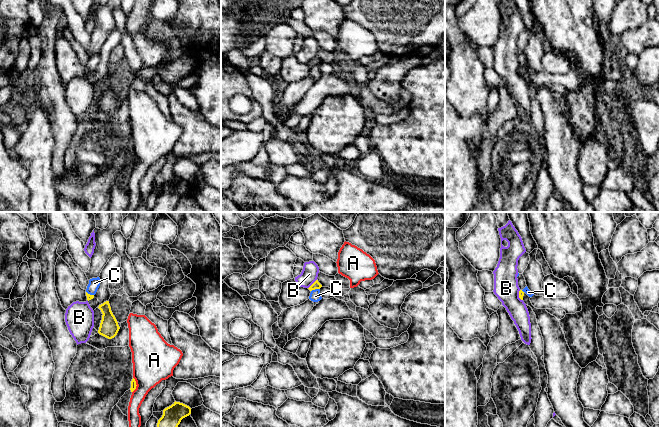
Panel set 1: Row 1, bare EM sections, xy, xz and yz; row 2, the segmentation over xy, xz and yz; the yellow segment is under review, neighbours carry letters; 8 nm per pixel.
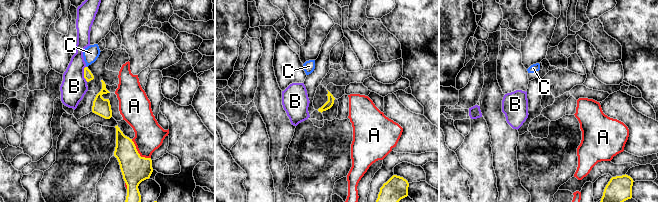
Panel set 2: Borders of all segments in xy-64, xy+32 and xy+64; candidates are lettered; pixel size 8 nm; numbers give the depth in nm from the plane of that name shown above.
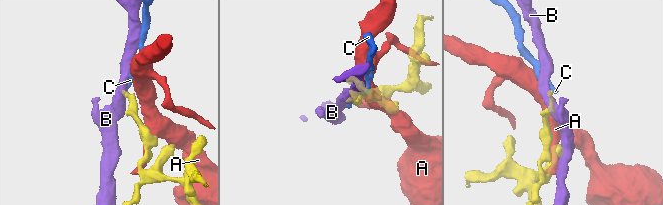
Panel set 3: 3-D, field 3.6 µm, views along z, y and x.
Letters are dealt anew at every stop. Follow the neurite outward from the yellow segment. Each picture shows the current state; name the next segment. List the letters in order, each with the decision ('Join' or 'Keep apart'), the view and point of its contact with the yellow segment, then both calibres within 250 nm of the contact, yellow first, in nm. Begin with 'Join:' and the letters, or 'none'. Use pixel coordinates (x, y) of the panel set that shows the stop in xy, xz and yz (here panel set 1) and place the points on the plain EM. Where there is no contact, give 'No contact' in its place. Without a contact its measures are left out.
Join: none
A: Keep apart. Touches yellow at xy (136, 161). Thickness 50 nm (yellow) against 340 nm
B: Keep apart. Touches yellow at xz (312, 60). Thickness 60 nm (yellow) against 140 nm
C: Keep apart. Touches yellow at xz (315, 64). Thickness 60 nm (yellow) against 90 nm

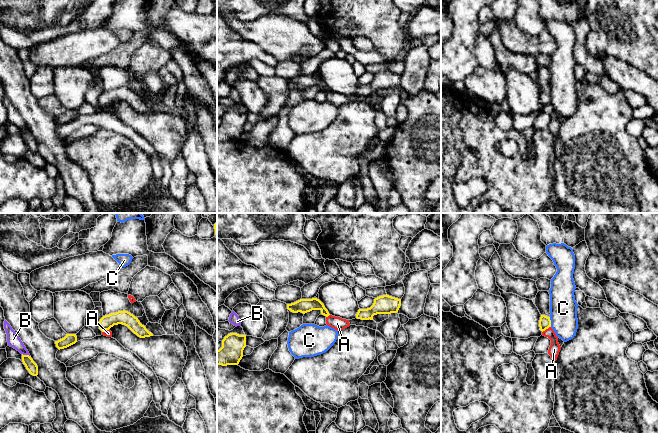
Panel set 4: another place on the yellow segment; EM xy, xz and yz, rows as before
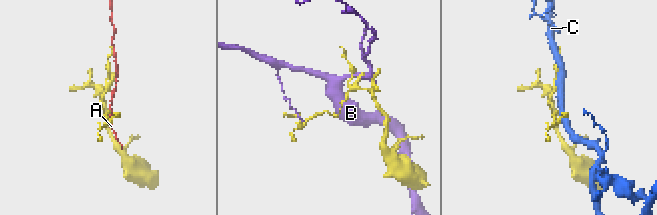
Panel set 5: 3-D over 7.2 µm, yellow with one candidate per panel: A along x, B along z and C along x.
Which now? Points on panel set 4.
Join: none
A: Keep apart. Touches yellow at yz (546, 104). Thickness 100 nm (yellow) against 90 nm
B: Keep apart. Touches yellow at xy (26, 131). Thickness 90 nm (yellow) against 100 nm
C: Keep apart. Touches yellow at yz (550, 98). Thickness 100 nm (yellow) against 220 nm

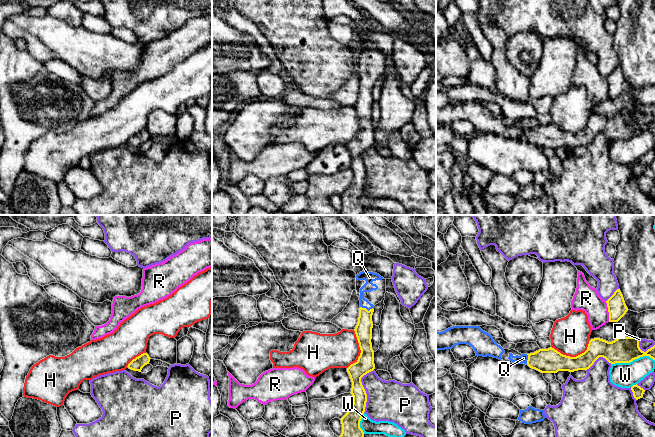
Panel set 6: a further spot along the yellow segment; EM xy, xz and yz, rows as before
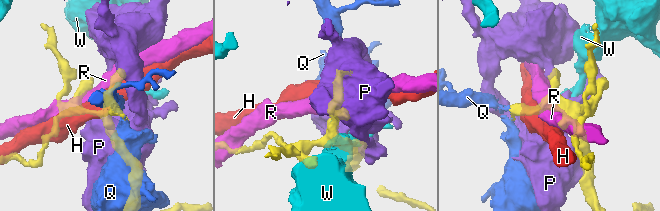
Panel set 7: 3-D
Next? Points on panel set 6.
Join: Q
H: Keep apart. Touches yellow at yz (573, 133). Thickness 190 nm (yellow) against 320 nm
P: Keep apart. Touches yellow at xz (364, 165). Thickness 140 nm (yellow) against 320 nm
Q: Join. Touches yellow at xz (366, 85). Thickness 140 nm (yellow) against 80 nm
R: Keep apart. Touches yellow at yz (608, 87). Thickness 150 nm (yellow) against 200 nm
W: Keep apart. Touches yellow at yz (632, 136). Thickness 200 nm (yellow) against 200 nm

